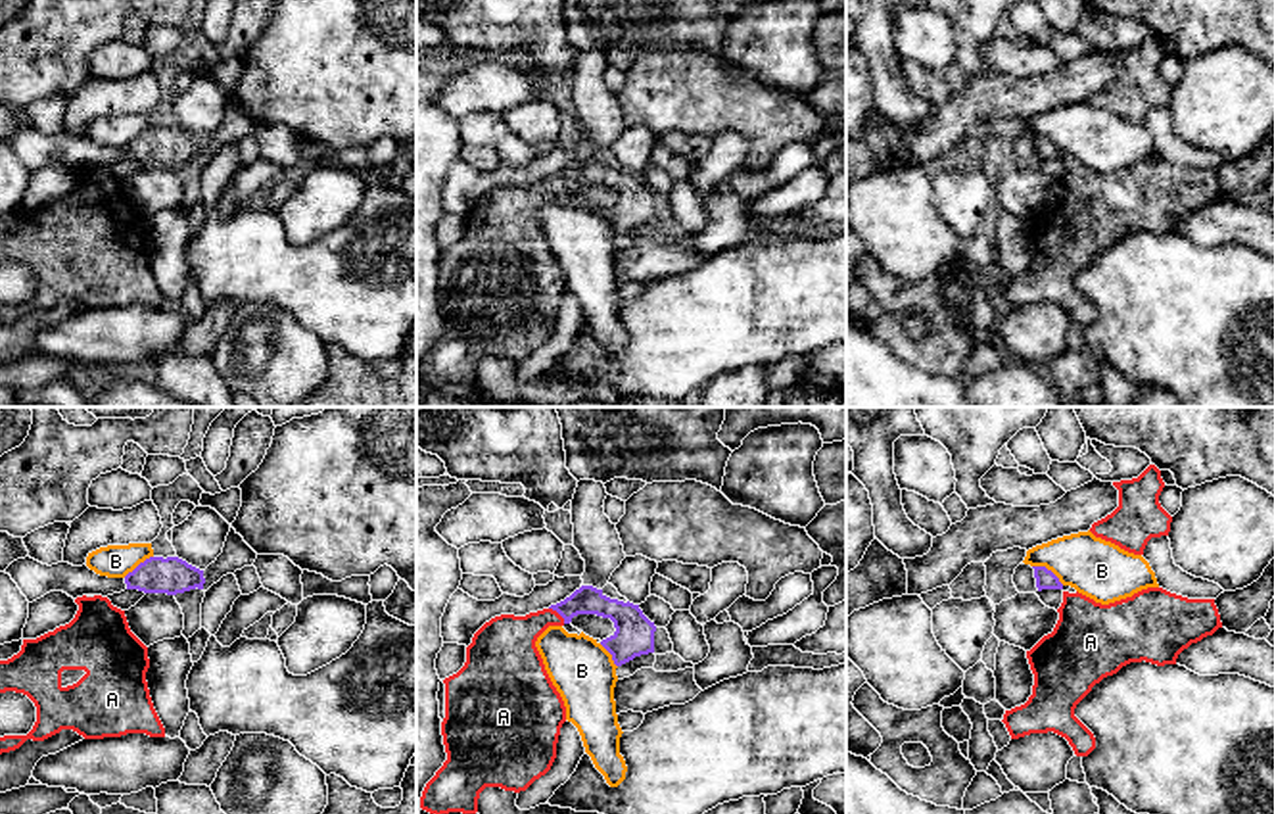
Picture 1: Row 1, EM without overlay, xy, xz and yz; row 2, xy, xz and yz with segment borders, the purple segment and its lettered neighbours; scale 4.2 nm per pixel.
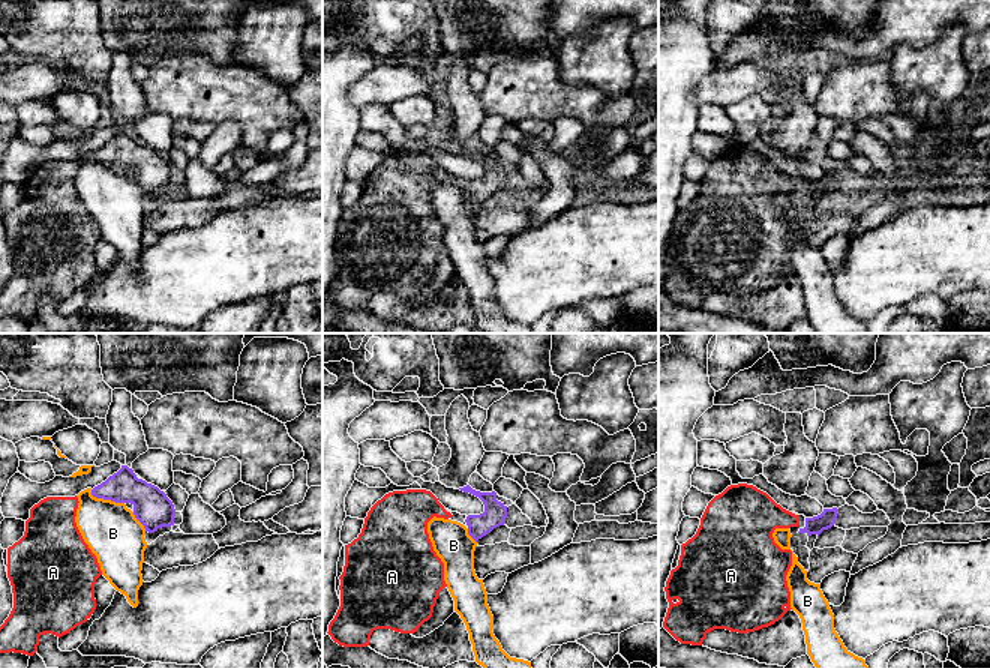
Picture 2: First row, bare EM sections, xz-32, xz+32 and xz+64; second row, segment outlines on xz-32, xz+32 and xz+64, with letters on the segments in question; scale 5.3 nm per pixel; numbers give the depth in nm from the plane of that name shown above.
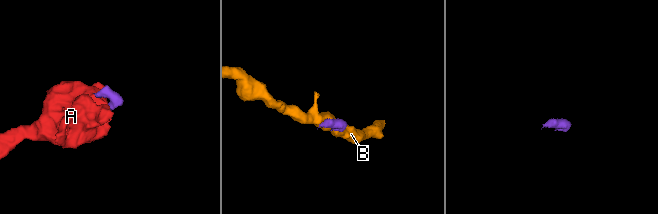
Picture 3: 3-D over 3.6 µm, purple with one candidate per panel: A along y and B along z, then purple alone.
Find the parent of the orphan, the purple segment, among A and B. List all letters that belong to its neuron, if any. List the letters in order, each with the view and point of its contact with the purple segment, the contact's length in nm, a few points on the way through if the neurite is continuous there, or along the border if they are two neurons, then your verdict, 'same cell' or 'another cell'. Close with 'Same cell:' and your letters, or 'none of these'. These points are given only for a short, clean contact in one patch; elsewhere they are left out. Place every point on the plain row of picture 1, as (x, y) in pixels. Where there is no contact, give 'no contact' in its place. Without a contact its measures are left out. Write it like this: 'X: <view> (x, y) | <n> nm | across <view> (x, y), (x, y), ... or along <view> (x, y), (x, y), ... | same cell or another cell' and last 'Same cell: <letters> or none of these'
A: xz (559, 183) | 100 nm | same cell
B: yz (1046, 139) | 160 nm | along yz (1033, 135), (1044, 135), (1063, 154) | another cell
Same cell: A

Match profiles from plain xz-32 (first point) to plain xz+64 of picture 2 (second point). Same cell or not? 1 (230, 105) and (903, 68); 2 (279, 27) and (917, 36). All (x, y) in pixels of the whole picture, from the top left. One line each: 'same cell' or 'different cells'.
1: different cells
2: different cells

